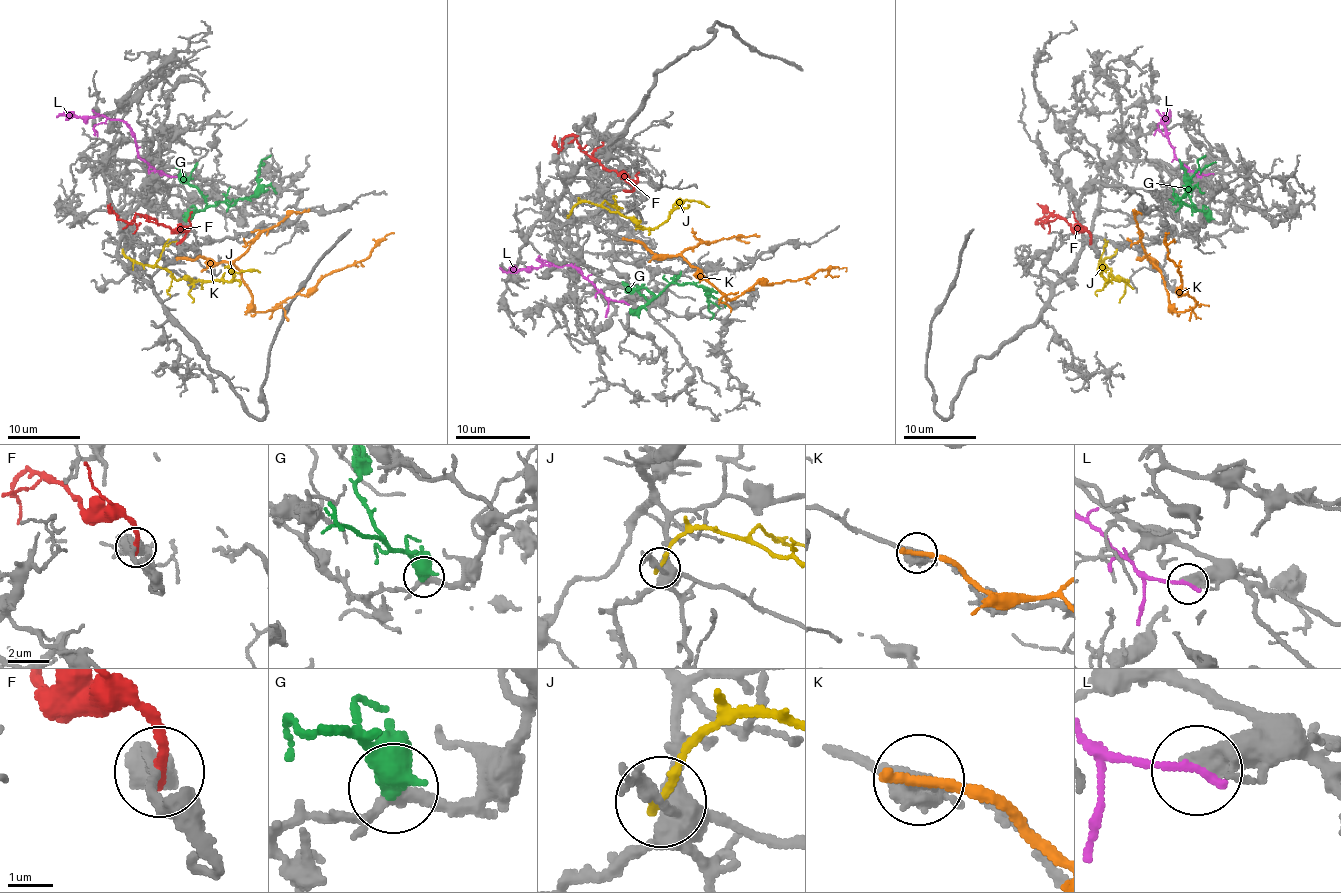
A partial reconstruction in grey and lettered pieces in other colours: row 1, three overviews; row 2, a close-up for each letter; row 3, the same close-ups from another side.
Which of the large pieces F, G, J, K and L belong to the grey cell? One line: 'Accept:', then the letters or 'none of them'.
Accept: none of them

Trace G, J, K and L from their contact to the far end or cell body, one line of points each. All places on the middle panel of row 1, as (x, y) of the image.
G: (632, 313), (656, 298), (671, 283), (695, 283), (705, 290), (708, 301), (720, 309)
J: (568, 215), (579, 202), (593, 202), (632, 217), (647, 228), (656, 228), (686, 200), (701, 200), (708, 206)
K: (628, 240), (641, 242), (658, 255), (679, 255), (733, 299), (757, 283), (774, 285), (841, 268), (847, 271)
L: (624, 301), (607, 299), (578, 270), (568, 266), (508, 271), (499, 268)

